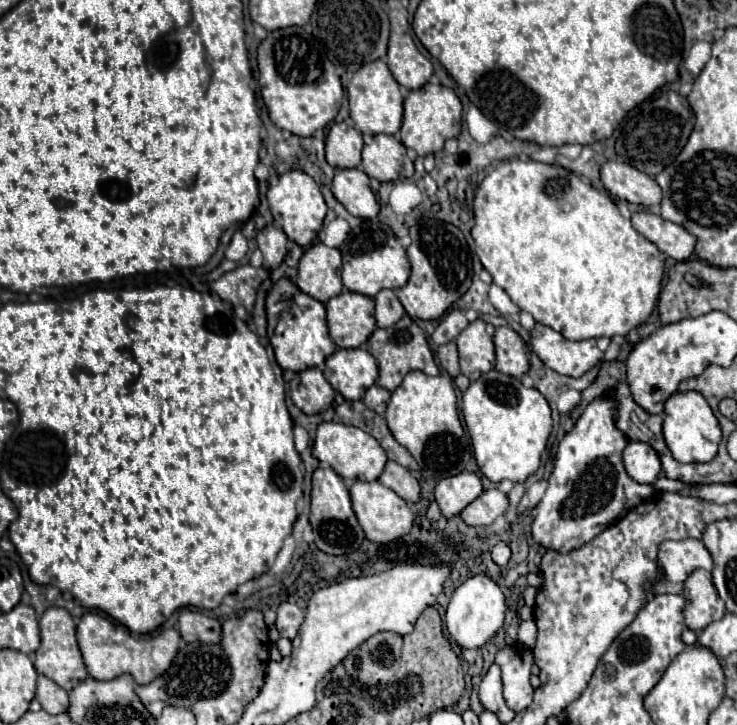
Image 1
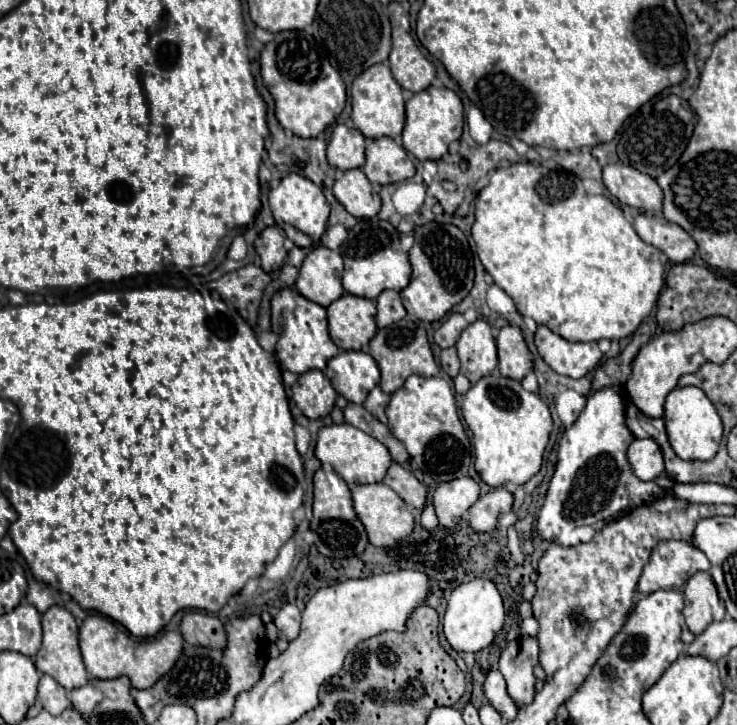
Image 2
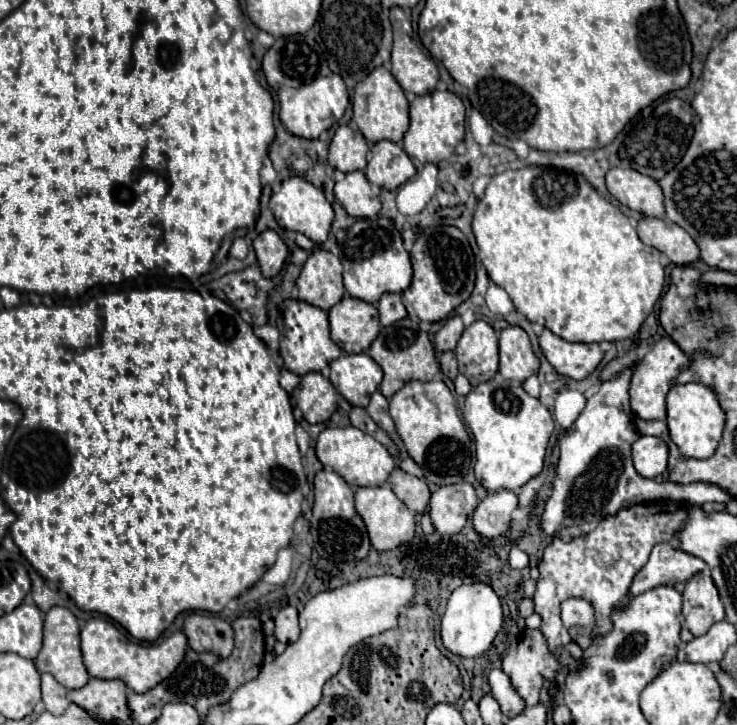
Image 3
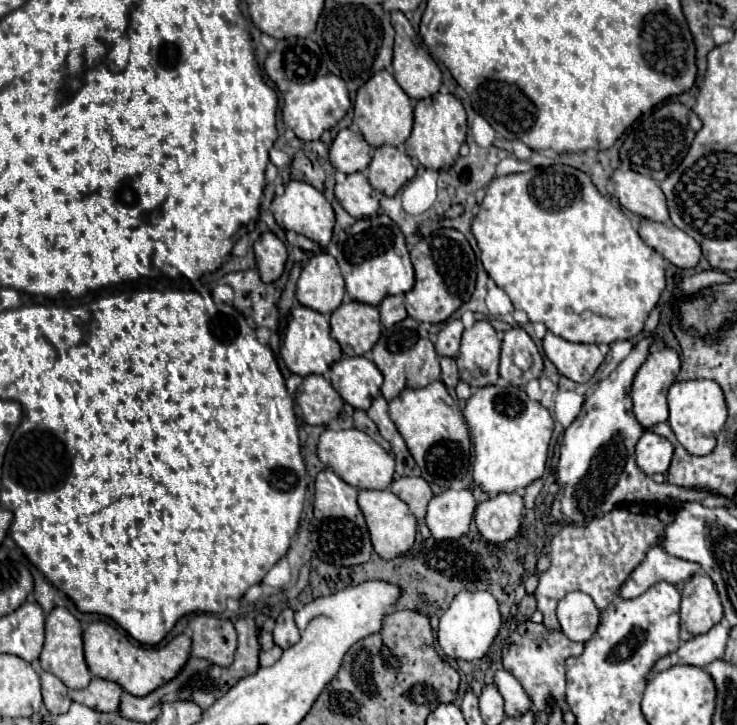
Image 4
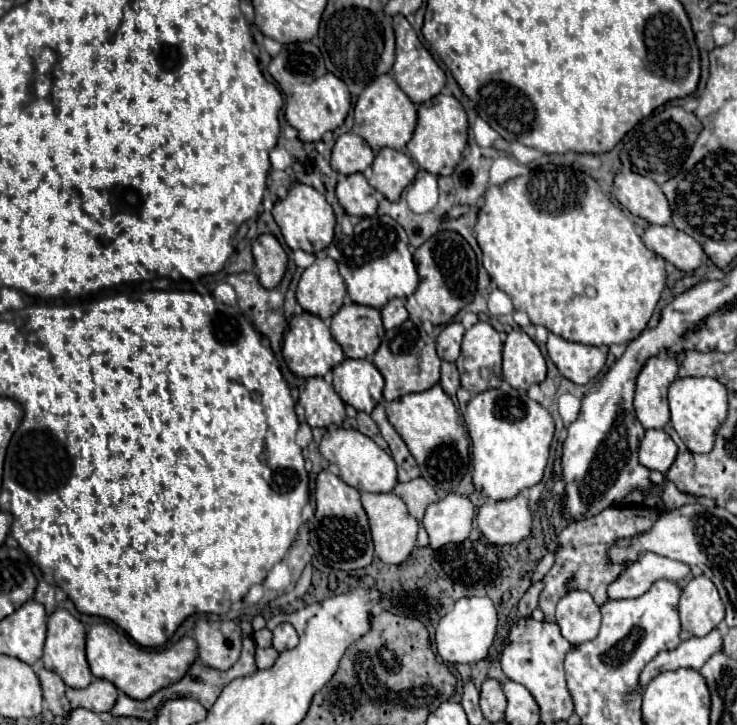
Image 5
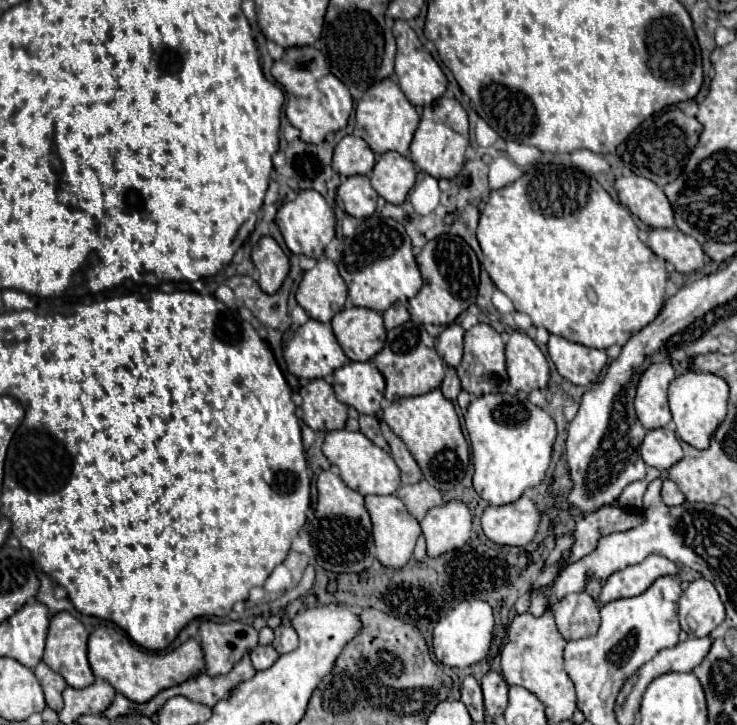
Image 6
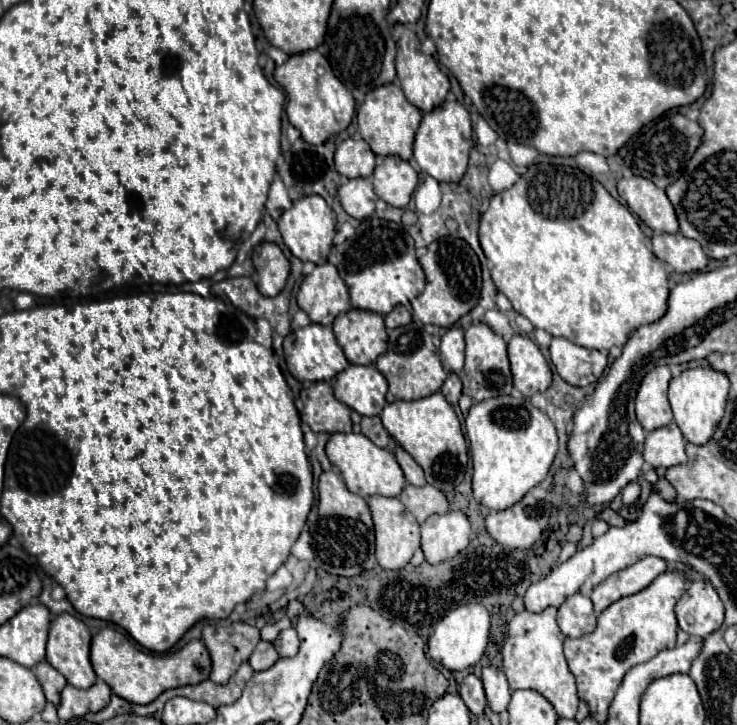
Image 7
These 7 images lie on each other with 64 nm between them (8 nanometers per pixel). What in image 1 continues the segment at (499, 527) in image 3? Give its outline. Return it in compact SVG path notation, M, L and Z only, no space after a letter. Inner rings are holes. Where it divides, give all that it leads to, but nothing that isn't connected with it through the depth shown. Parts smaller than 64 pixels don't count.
M498 488L484 490L474 502L470 502L462 512L460 518L468 526L490 526L498 516L502 516L508 508L508 498Z

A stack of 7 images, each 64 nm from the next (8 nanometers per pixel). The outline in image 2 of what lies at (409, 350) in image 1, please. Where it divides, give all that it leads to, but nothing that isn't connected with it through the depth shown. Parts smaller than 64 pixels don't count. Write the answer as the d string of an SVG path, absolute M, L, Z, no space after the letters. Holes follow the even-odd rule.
M404 318L388 328L380 328L374 338L368 344L368 354L376 360L378 368L380 368L380 388L386 394L396 392L396 388L400 388L404 384L404 380L412 374L418 376L436 376L440 372L438 364L434 362L432 350L430 350L430 342L426 336L426 330L422 326L418 326L416 322Z

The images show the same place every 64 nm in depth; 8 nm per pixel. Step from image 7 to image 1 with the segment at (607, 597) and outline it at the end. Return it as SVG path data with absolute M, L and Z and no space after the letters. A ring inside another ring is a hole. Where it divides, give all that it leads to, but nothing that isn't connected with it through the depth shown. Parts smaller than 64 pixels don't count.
M698 538L664 540L660 544L658 564L664 570L666 582L684 582L696 568L708 572L714 568L708 548Z

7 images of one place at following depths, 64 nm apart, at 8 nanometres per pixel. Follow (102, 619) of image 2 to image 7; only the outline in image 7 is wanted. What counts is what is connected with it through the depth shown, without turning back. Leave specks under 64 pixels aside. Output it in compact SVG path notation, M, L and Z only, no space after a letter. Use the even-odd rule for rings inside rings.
M102 628L90 644L90 662L98 678L102 678L114 694L132 704L150 704L164 690L198 684L210 676L212 662L208 660L208 650L200 640L190 640L184 648L168 654L152 654L138 650L126 632L114 628Z

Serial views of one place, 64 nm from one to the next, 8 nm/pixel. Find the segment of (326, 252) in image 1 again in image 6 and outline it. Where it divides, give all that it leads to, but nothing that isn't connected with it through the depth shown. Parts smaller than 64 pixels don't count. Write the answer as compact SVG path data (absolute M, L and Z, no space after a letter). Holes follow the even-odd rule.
M318 258L312 270L306 270L296 292L298 304L314 320L328 324L344 308L348 288L330 258Z

